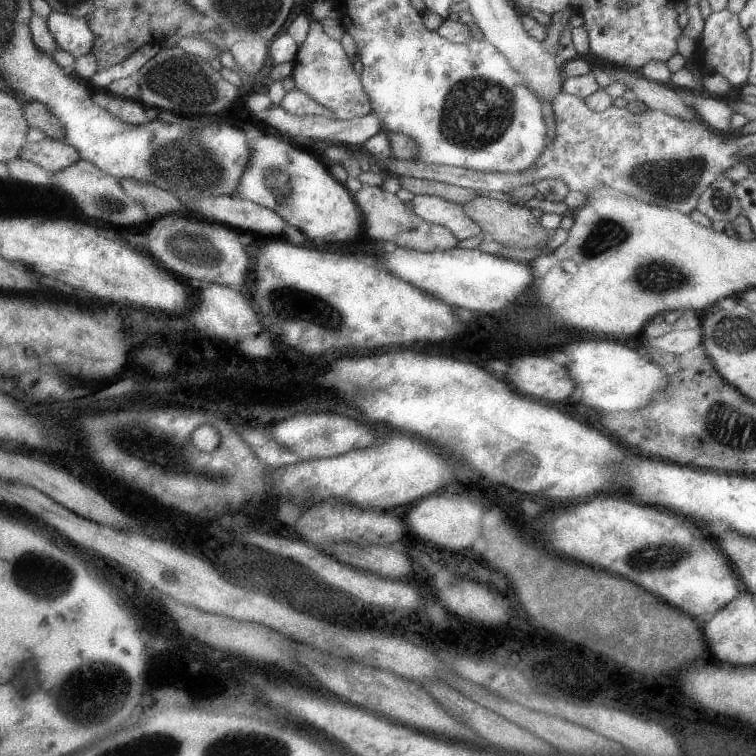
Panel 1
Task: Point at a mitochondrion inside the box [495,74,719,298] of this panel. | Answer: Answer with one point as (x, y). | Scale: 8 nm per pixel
(674, 182)

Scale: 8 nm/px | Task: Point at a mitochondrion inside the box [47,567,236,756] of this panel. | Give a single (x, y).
(69, 688)

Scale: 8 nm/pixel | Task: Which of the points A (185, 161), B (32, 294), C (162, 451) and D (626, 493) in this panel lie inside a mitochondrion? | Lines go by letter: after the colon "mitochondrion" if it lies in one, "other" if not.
A: mitochondrion
B: other
C: mitochondrion
D: other

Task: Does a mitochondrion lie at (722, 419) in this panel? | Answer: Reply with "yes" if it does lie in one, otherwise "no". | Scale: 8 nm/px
yes

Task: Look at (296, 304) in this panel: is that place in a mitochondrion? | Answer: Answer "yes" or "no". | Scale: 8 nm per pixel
yes

